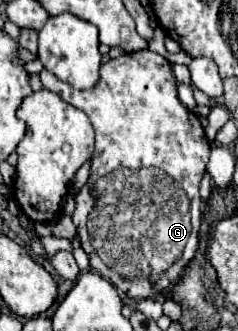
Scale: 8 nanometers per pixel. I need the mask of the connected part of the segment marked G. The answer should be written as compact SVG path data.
M146 48L108 60L100 68L100 80L92 90L76 90L48 70L40 72L40 80L46 90L56 92L64 102L82 110L96 130L90 178L76 194L76 210L72 214L72 222L78 230L80 244L90 258L92 270L102 278L108 278L128 298L154 298L180 278L198 250L202 216L198 186L210 156L210 142L198 116L178 100L170 62Z

